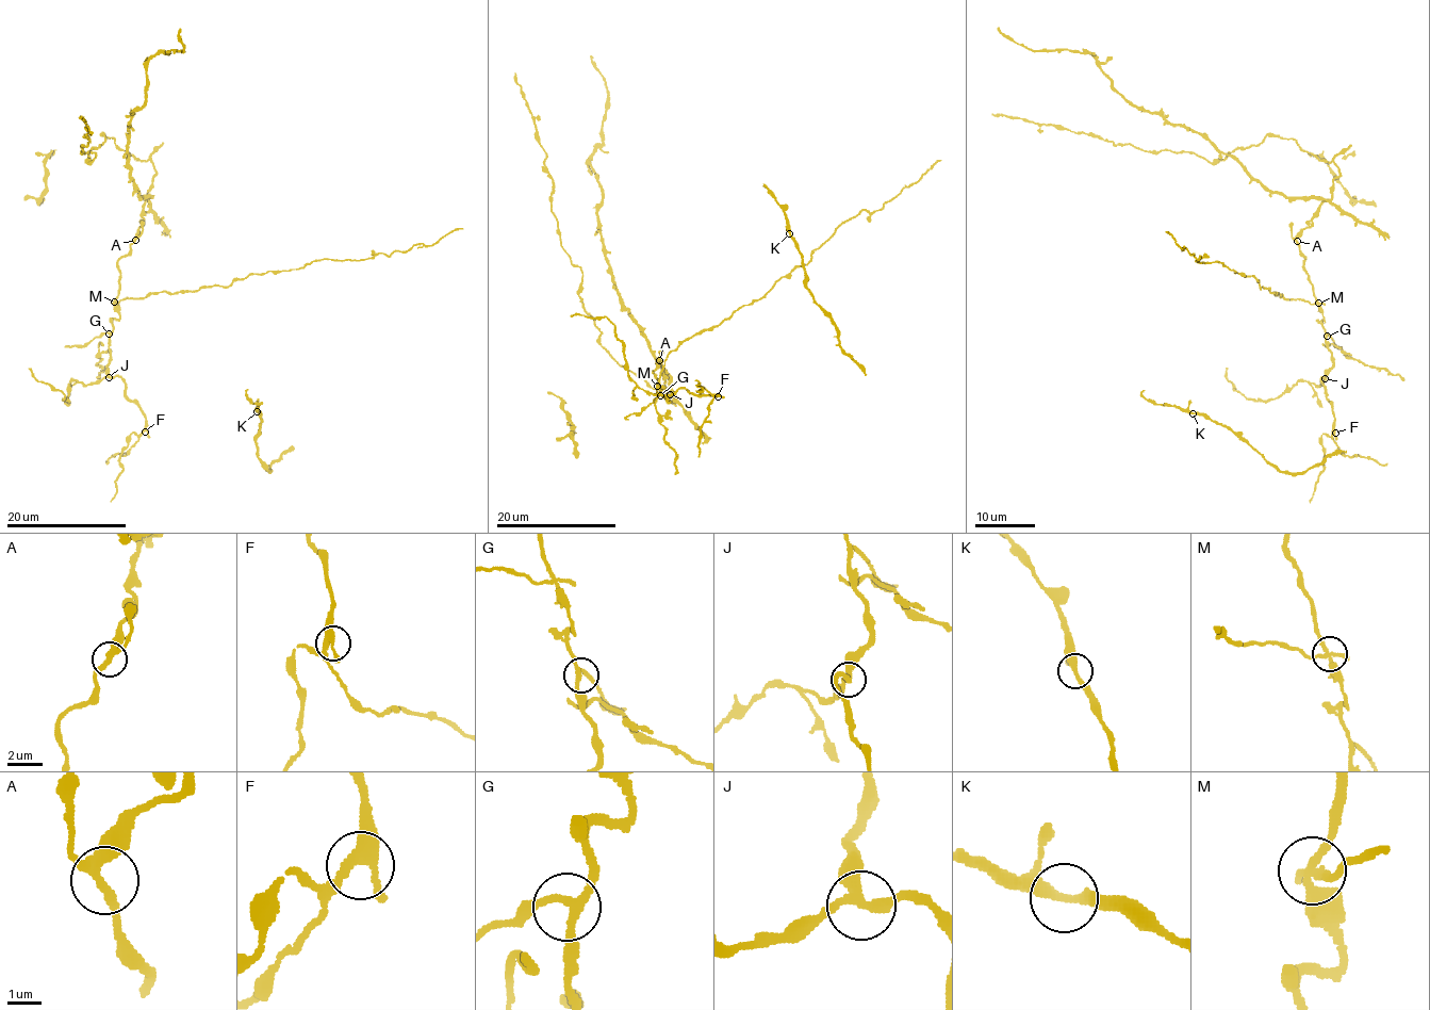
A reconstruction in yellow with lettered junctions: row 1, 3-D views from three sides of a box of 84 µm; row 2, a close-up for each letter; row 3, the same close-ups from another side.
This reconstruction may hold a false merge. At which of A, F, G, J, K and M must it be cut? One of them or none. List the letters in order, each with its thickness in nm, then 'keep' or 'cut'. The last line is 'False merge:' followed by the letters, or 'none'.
A: 260 nm | keep
F: 280 nm | keep
G: 220 nm | keep
J: 280 nm | keep
K: 260 nm | keep
M: 240 nm | cut
False merge: M

